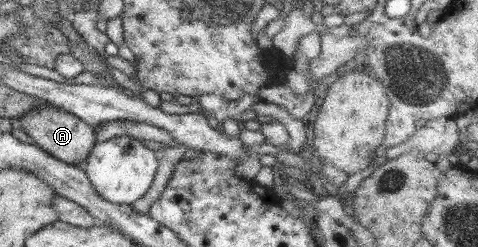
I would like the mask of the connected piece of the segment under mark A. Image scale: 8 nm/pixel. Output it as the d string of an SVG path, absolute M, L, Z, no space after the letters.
M41 105L21 113L17 119L22 131L37 144L37 147L68 165L77 166L84 162L90 148L96 143L94 129L63 109Z

